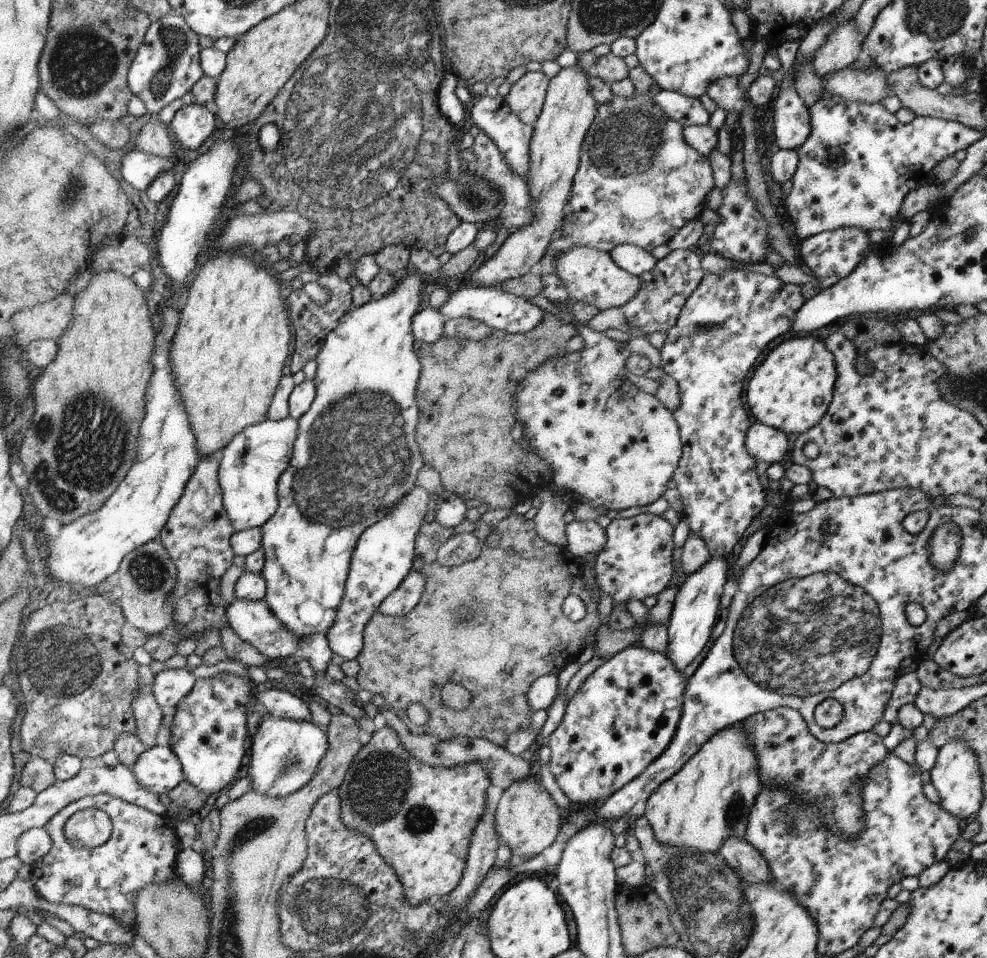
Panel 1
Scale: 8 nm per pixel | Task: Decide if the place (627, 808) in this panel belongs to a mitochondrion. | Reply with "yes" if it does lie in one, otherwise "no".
no

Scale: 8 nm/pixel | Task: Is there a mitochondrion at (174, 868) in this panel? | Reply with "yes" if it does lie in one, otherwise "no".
no

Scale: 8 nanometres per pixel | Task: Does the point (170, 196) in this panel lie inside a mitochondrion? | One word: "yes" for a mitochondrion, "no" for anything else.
no

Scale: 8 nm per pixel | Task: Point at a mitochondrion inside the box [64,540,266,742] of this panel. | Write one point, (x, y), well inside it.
(149, 572)

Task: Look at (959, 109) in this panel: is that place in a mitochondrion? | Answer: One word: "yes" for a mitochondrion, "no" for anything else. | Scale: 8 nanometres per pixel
no

